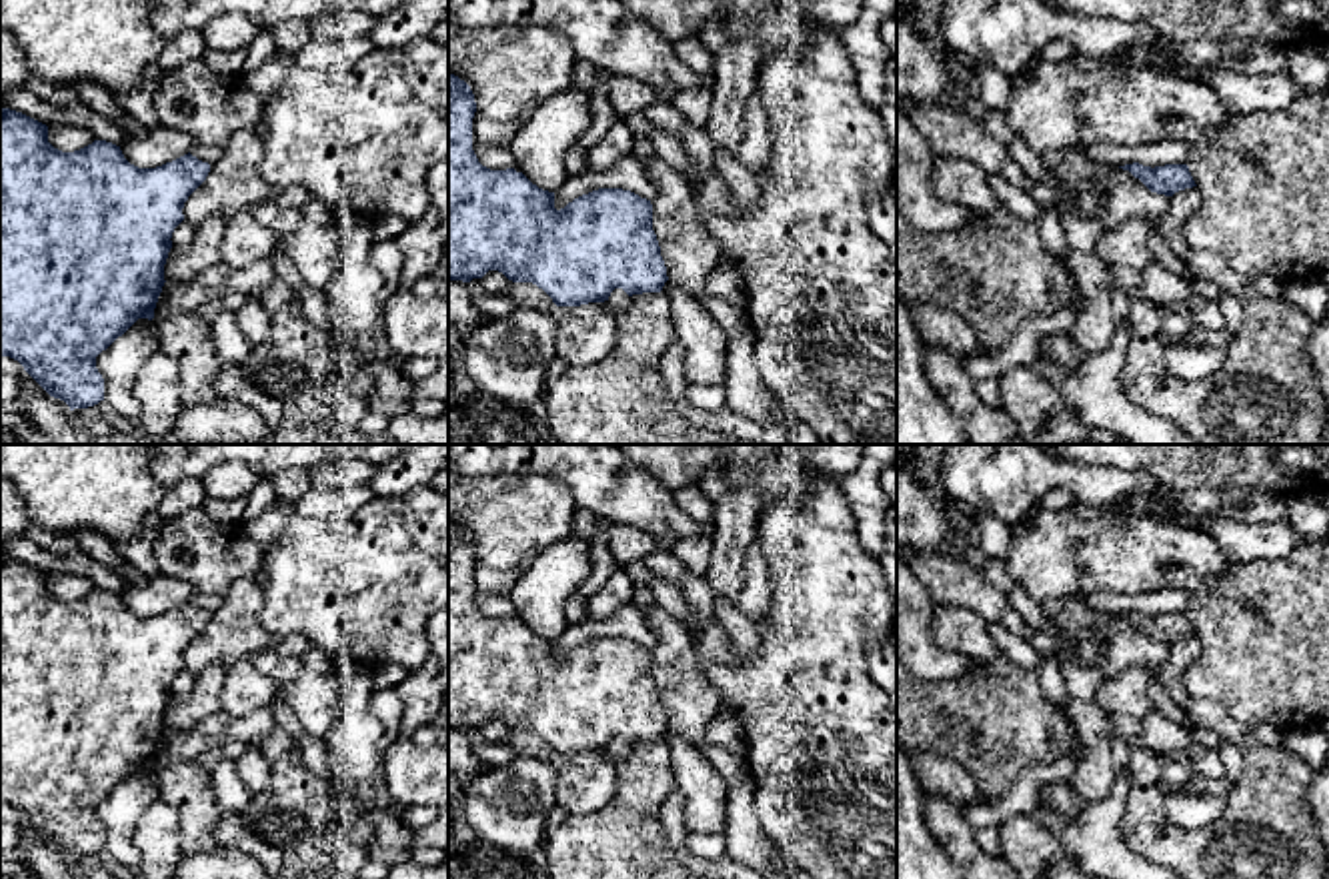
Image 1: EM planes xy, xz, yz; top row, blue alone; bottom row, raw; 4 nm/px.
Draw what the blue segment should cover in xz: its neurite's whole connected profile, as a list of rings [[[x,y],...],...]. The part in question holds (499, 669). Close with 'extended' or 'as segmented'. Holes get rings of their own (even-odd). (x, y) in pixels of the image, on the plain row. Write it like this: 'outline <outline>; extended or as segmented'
outline [[[448,521],[448,729],[470,731],[488,719],[512,731],[532,731],[556,755],[608,749],[614,737],[628,745],[660,741],[667,715],[652,679],[652,653],[622,637],[598,637],[554,657],[554,641],[514,617],[490,619],[472,599],[476,551],[470,535]]]; as segmented

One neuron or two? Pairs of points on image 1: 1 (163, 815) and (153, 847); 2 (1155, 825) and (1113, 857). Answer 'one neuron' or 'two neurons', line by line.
1: one neuron
2: two neurons

